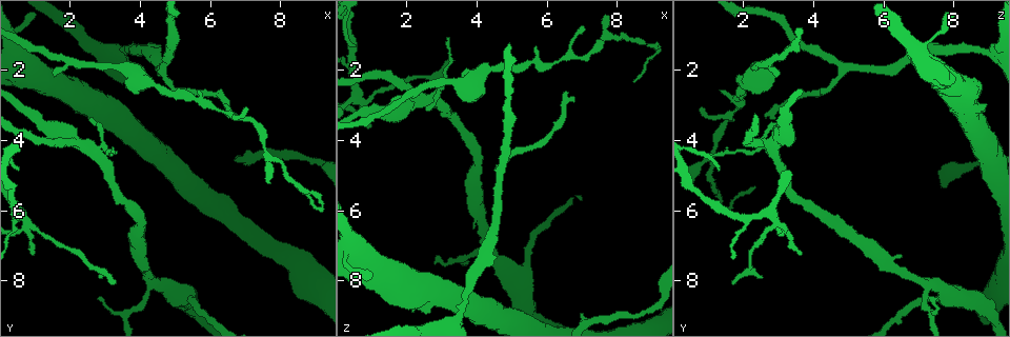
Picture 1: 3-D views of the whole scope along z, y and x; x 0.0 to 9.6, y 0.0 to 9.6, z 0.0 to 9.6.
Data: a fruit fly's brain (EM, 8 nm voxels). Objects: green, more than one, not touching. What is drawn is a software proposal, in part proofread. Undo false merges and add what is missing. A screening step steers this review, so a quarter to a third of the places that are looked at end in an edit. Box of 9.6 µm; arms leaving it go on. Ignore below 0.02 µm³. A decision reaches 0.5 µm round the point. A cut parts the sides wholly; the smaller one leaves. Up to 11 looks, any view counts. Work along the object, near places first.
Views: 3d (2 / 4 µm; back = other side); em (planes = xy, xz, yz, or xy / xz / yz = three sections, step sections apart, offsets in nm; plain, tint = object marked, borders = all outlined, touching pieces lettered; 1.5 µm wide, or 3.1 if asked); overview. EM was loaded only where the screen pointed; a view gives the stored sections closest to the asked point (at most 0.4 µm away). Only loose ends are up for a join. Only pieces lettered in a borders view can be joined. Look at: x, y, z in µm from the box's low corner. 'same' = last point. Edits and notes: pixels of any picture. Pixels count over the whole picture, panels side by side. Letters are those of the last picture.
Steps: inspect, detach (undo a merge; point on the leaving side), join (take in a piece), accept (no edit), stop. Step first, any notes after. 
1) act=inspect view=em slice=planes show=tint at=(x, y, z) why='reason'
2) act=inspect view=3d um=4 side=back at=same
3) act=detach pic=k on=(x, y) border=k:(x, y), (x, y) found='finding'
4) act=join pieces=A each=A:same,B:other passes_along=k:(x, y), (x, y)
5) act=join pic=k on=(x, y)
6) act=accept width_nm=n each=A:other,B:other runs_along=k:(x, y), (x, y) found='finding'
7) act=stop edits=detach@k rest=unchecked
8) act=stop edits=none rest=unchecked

act=inspect view=3d um=4 at=(0.85, 7.25, 3.70) why='free end'

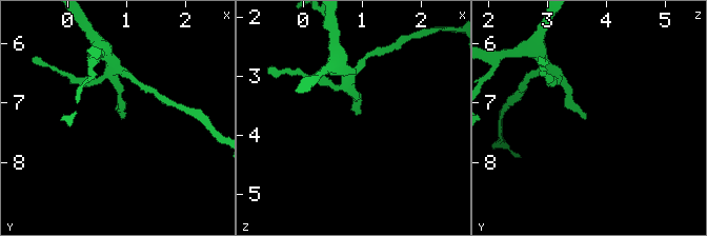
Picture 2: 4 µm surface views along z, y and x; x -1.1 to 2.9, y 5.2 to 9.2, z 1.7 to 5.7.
act=inspect view=em slice=planes show=tint at=(0.90, 7.20, 3.70)

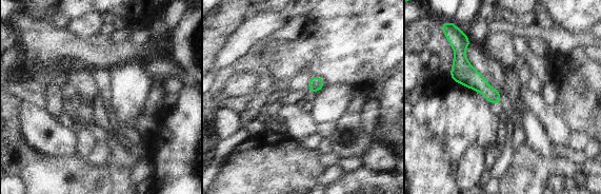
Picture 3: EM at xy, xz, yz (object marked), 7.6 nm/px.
act=inspect view=em slice=planes show=borders at=same

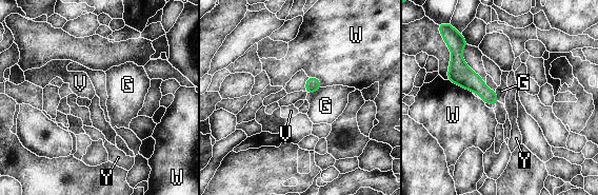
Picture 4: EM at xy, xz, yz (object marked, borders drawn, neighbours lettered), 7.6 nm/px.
act=accept each=G:other,V:other,W:other,Y:other border=4:(321, 88), (307, 94) found='none of them fits'

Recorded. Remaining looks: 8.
act=inspect view=3d um=4 at=(5.65, 2.55, 1.35) why='thin end'

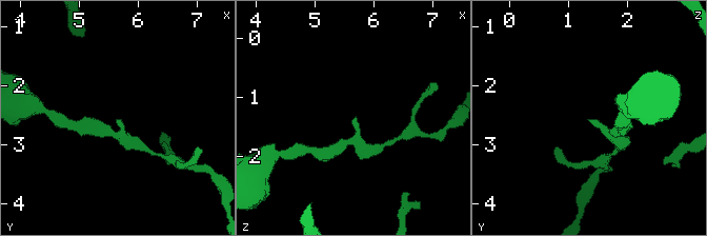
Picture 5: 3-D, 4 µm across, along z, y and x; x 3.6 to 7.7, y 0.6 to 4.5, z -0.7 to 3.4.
act=inspect view=em slice=planes show=borders at=(5.70, 2.55, 1.30) arm_widths_nm=200,240

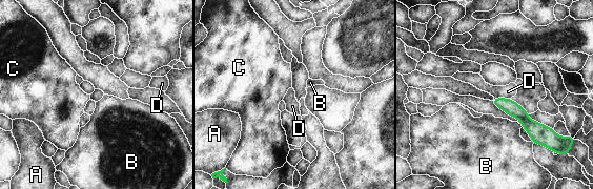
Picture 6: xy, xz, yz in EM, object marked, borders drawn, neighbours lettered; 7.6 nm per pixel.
act=accept each=A:other,B:other,C:other,D:other runs_along=6:(495, 100), (542, 128) found='none of them fits'

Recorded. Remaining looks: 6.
act=inspect view=3d um=4 at=(2.85, 7.90, 2.50) why='thin end'

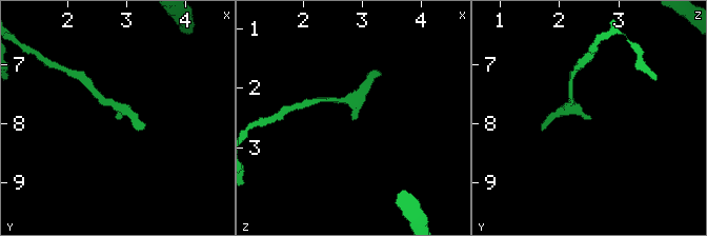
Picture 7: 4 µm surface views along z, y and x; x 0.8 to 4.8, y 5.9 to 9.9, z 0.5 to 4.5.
act=inspect view=em slice=planes show=borders at=(2.85, 7.95, 2.50) why='shape alone is not enough'

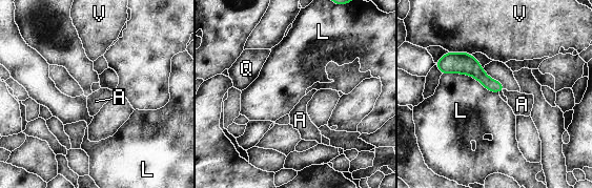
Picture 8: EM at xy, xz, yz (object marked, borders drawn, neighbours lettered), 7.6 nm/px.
act=accept each=A:other,L:other,Q:other,V:other found='none of them fits'

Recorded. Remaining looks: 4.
act=inspect view=em slice=planes show=tint at=(3.55, 8.95, 7.35) why='abrupt turn'

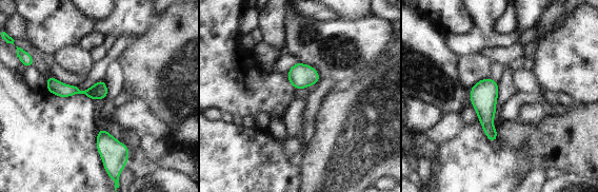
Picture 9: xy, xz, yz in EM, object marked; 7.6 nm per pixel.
act=inspect view=em slice=planes show=borders at=same

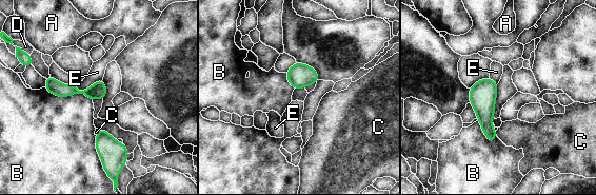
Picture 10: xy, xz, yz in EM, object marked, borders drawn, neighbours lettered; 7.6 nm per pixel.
act=accept width_nm=130 longest_contact=B:380nm each=A:other,B:other,C:other,D:other,E:other found='one neuron here'

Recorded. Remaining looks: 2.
act=stop edits=none rest=unchecked

